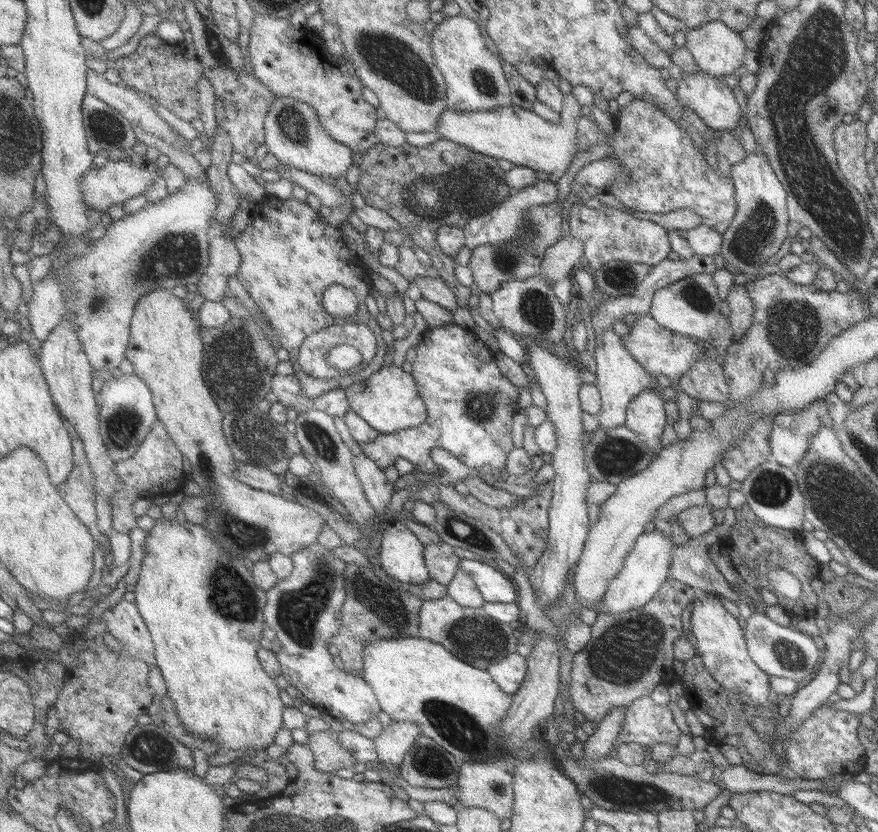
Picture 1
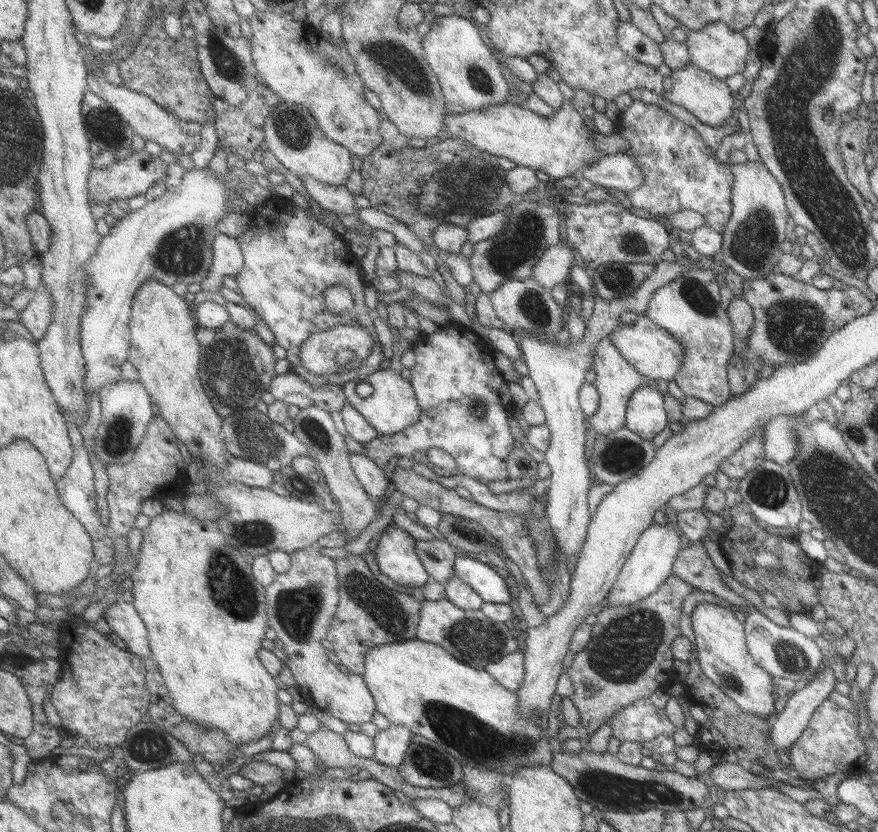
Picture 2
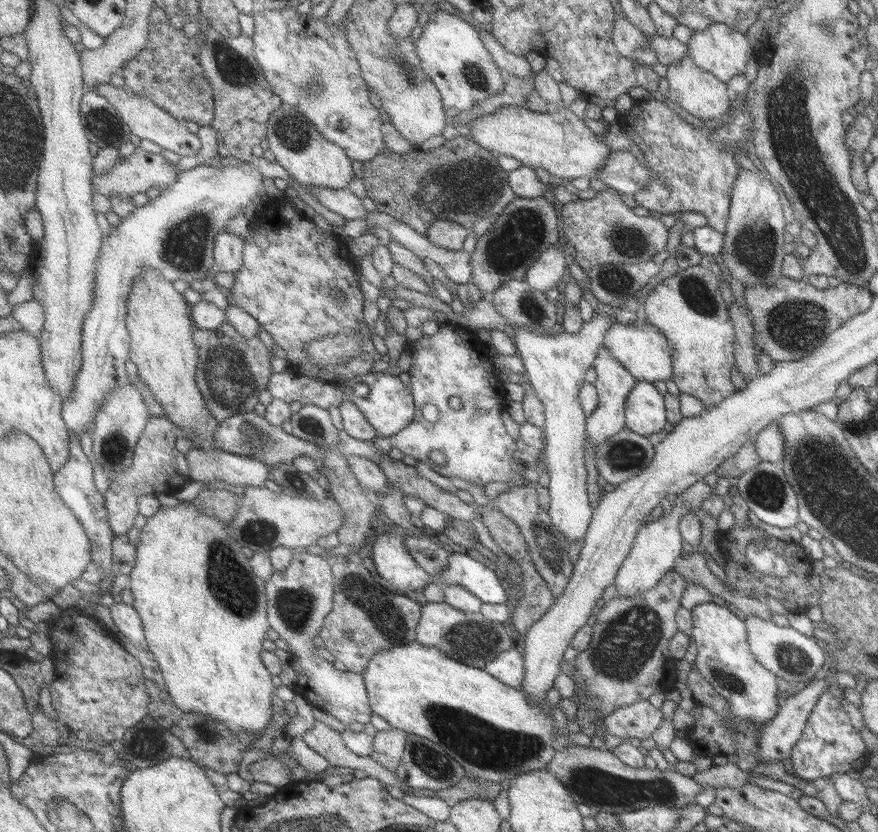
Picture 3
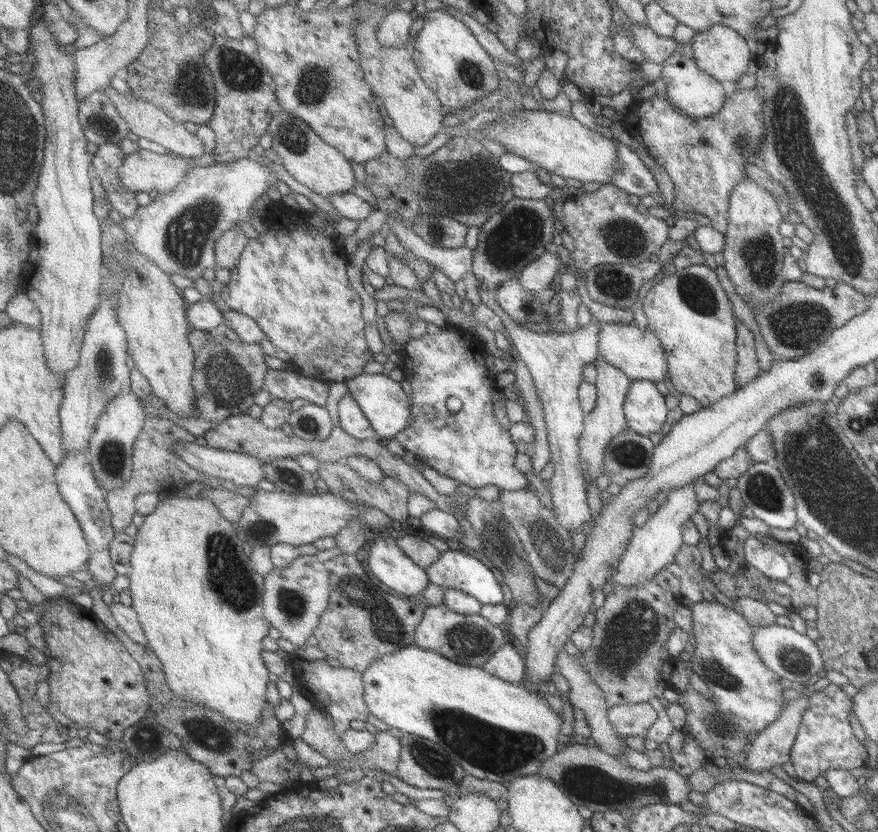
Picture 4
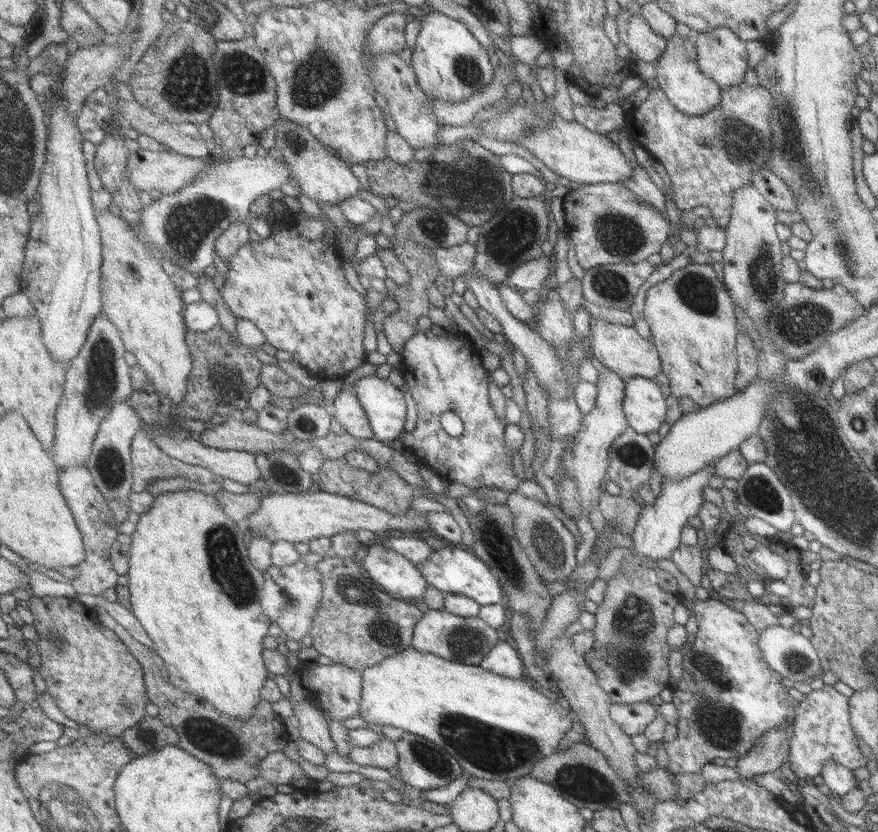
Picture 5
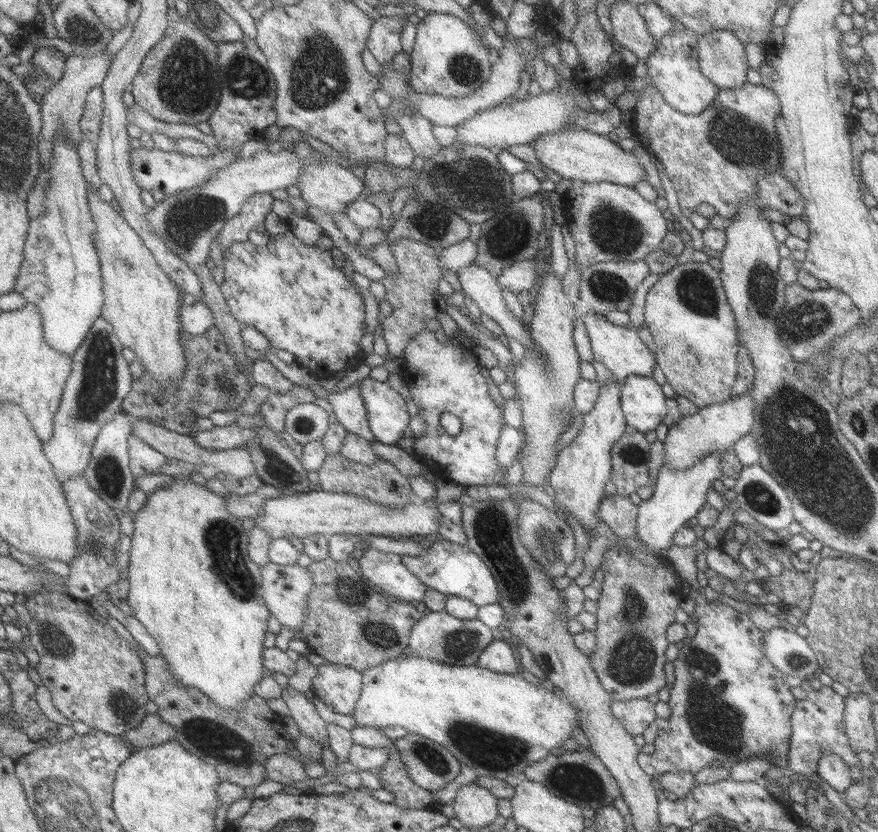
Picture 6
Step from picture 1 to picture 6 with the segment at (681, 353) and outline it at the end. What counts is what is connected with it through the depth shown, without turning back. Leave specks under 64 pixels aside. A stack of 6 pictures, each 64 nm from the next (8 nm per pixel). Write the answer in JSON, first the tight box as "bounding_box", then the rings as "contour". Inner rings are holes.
{"bounding_box":[583,312,655,384],"contour":[[[587,312],[583,316],[583,324],[589,339],[592,360],[605,367],[619,384],[628,376],[645,376],[647,378],[652,376],[651,372],[653,372],[653,366],[655,366],[655,358],[645,348],[633,328],[613,325],[603,320],[601,316],[591,314],[591,312]]]}

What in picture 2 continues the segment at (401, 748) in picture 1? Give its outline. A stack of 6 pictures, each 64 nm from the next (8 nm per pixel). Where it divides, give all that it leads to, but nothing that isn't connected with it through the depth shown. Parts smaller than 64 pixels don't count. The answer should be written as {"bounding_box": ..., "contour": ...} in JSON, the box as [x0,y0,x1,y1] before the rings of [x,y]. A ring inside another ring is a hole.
{"bounding_box":[374,725,413,768],"contour":[[[391,725],[385,730],[380,730],[375,737],[374,760],[391,768],[398,768],[411,747],[413,736],[413,732],[403,726]]]}

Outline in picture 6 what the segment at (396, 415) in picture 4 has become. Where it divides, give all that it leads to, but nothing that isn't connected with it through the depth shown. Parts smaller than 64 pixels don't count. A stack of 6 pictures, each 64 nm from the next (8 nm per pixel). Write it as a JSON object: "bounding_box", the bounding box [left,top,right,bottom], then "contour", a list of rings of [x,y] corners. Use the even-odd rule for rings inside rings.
{"bounding_box":[360,378,411,445],"contour":[[[365,378],[360,389],[376,440],[388,445],[402,442],[411,420],[405,398],[386,381]]]}

